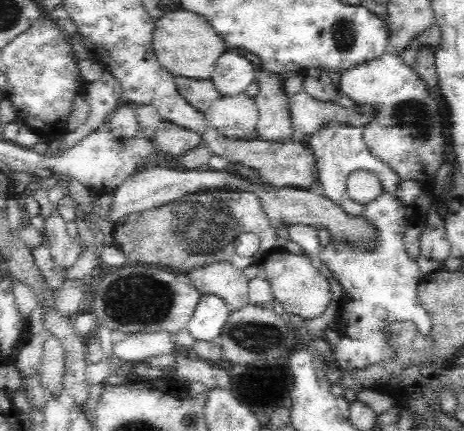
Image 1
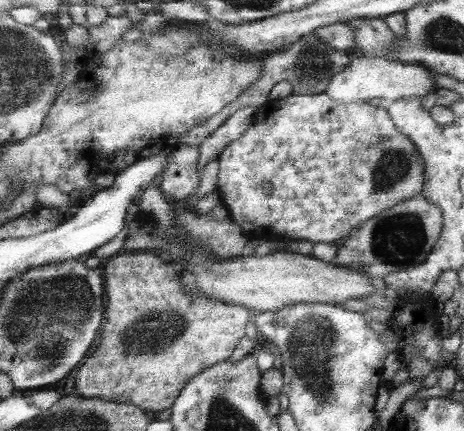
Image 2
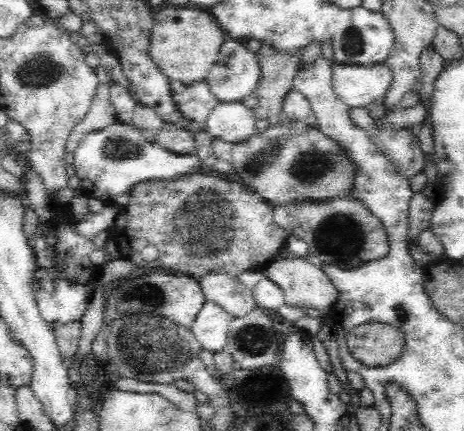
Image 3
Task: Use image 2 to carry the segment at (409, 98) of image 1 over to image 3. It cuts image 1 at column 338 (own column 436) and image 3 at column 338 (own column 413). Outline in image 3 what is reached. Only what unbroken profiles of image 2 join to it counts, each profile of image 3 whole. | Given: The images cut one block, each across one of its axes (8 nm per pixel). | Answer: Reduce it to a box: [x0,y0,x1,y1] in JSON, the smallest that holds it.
[334,64,392,110]

